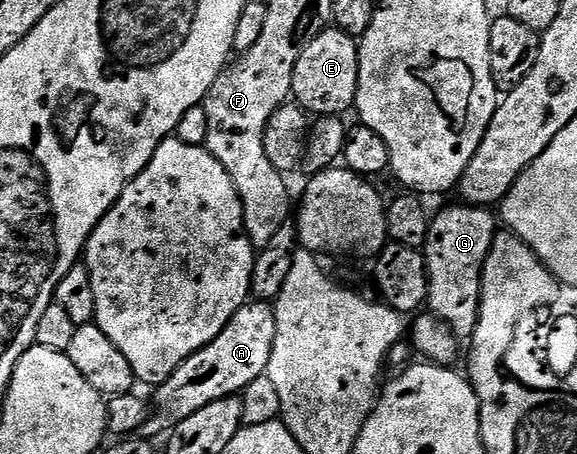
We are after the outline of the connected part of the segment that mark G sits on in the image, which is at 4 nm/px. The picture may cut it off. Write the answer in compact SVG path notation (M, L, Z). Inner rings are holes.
M456 204L432 215L429 235L423 247L427 272L429 273L428 309L433 317L442 318L457 335L458 339L472 339L481 315L481 277L485 271L485 261L491 252L491 244L499 233L499 218L492 209L483 206Z

